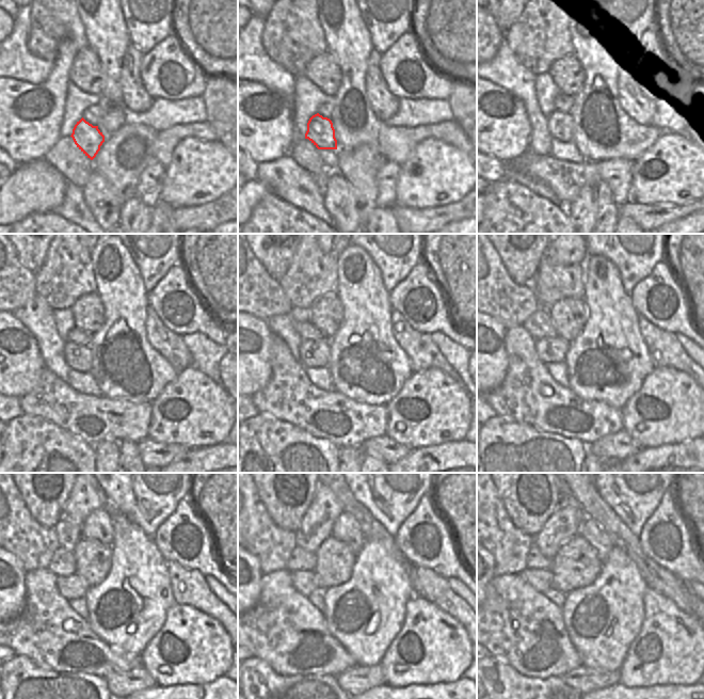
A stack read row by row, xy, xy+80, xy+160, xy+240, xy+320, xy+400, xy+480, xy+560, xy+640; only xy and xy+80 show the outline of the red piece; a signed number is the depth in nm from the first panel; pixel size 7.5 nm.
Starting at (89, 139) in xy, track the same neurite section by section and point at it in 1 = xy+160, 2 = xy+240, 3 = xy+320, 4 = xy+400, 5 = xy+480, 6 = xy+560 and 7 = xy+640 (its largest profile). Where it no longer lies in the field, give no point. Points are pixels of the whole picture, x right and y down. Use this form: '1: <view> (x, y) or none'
1: xy+160 (560, 125)
2: xy+240 (78, 358)
3: xy+320 (312, 353)
4: xy+400 (549, 349)
5: xy+480 (72, 587)
6: xy+560 (305, 582)
7: xy+640 (541, 580)

